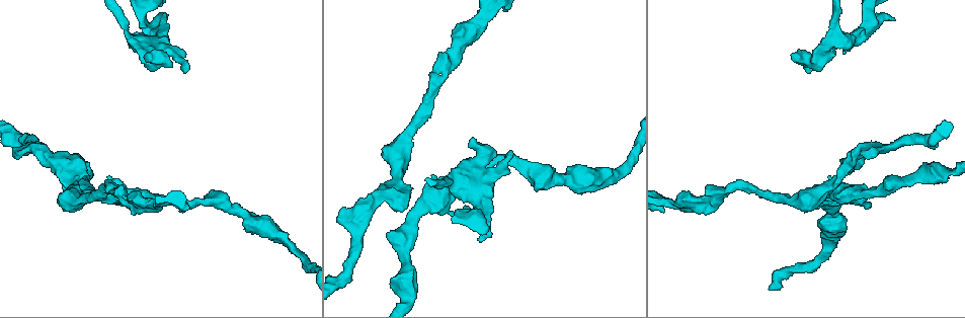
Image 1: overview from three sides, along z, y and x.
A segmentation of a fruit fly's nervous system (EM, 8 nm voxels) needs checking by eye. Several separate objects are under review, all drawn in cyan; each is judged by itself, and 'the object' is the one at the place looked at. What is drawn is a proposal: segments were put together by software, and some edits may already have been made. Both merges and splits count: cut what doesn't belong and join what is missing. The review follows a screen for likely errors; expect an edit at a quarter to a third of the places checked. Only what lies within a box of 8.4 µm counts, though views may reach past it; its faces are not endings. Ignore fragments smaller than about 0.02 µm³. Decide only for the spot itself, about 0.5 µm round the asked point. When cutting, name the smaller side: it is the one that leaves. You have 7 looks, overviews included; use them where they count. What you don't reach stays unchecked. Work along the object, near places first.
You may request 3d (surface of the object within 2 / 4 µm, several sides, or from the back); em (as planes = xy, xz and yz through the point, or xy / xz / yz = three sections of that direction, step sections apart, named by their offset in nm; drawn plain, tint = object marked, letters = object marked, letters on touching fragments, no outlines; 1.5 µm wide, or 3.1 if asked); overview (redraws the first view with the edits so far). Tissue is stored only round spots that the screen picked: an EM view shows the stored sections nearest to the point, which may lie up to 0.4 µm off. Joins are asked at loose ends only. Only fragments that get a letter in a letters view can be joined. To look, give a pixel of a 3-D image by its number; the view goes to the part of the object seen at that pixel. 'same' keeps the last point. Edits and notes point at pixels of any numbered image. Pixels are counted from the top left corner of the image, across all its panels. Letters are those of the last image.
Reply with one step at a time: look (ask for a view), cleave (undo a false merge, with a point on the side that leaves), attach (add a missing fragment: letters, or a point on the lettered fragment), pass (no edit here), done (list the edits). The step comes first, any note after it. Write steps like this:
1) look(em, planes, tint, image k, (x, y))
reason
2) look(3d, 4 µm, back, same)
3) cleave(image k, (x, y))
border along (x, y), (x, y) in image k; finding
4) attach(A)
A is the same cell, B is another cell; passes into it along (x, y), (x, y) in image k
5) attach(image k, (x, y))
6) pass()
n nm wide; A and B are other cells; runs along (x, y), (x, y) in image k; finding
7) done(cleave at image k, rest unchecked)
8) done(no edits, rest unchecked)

look(em, planes, letters, image 1, (474, 140))
branch stops here

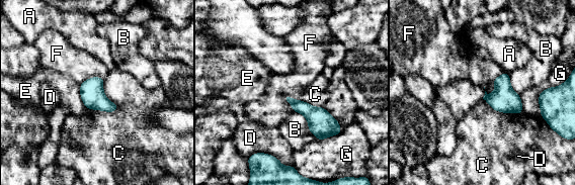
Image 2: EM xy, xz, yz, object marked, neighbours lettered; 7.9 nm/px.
pass()
B touches over 300 nm; A, B, C, D, E, F and G are other cells; no lettered fragment goes on from it

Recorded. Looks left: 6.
look(3d, 4 µm, image 1, (481, 19))
abrupt turn

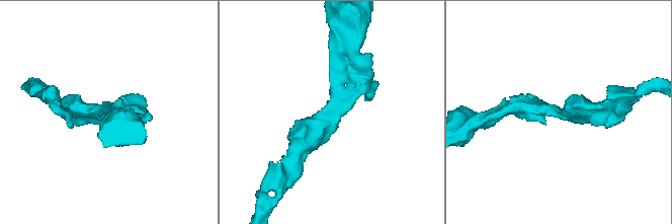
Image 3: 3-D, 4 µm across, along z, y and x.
look(em, planes, letters, image 3, (332, 113))
now the EM

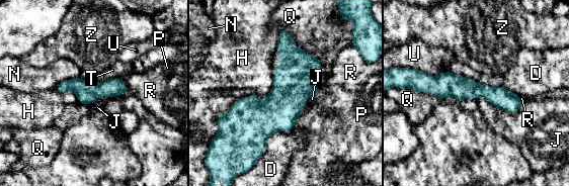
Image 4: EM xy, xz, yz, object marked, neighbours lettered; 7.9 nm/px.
pass()
180 nm wide; D, H, J, N, P, Q, R, T, U and Z are other cells; runs along (282, 32), (287, 98), (262, 149) in image 4; one neuron here

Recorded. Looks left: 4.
look(3d, 2 µm, image 1, (870, 205))

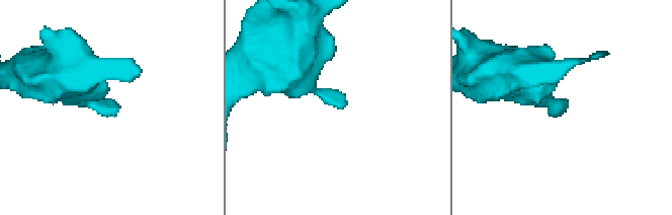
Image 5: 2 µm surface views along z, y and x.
look(em, planes, plain, image 5, (339, 107))
now the EM

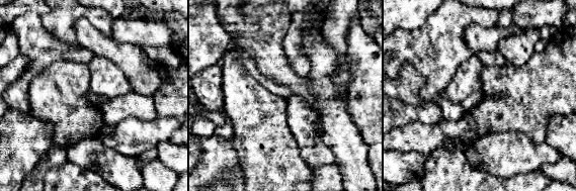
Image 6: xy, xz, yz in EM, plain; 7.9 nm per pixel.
look(em, planes, letters, same)

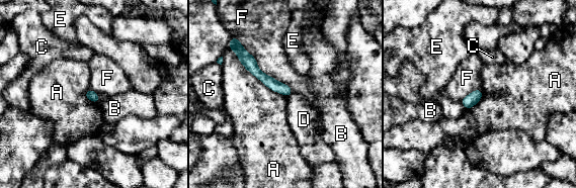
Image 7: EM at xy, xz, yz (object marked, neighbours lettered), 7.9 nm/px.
pass()
A, B, C, D, E and F are other cells; border along (231, 50), (247, 70), (286, 97) in image 7; none of them fits

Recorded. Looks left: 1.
done(no edits, rest unchecked)

